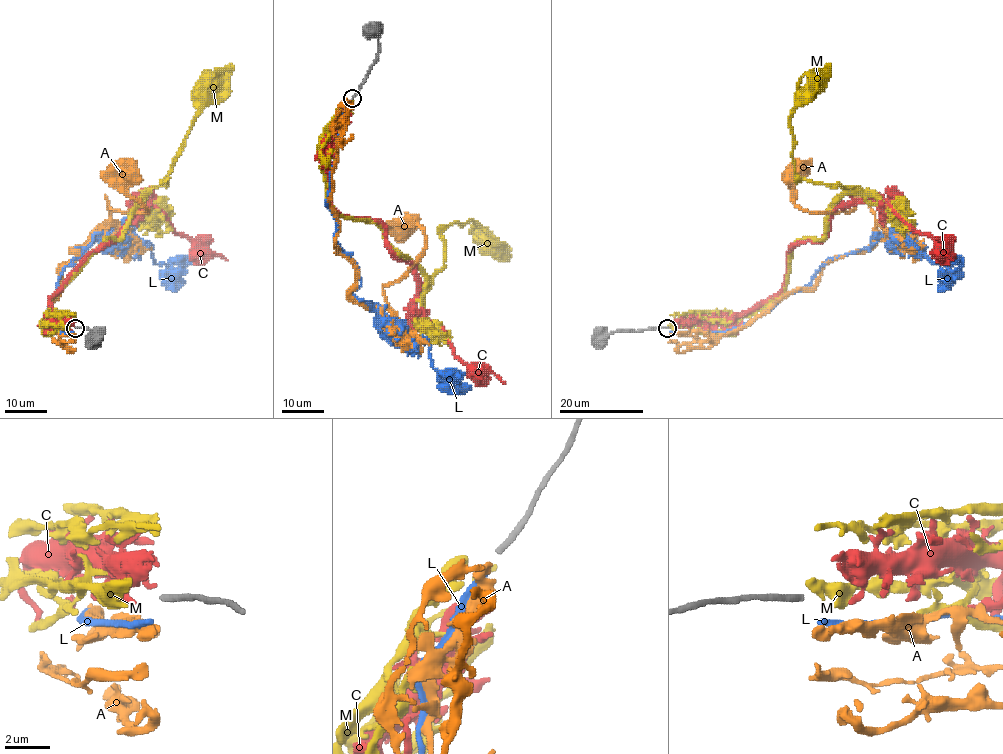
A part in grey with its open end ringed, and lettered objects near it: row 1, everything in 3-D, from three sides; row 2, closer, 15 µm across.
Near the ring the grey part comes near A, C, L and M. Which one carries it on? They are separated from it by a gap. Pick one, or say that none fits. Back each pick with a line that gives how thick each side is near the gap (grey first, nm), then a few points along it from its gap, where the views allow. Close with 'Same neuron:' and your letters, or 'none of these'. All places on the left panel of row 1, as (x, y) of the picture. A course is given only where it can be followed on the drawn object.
L: Thickness 280 nm (grey) against 300 nm. Its course: (74, 332), (53, 326), (49, 303), (76, 250), (113, 229), (151, 244), (175, 272), (169, 283), (181, 277)
Same neuron: L

